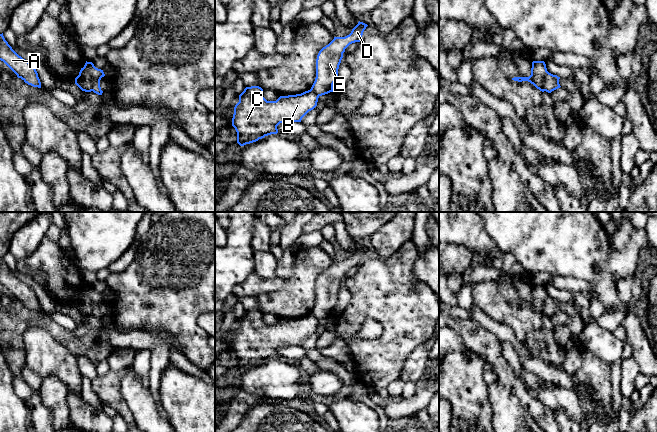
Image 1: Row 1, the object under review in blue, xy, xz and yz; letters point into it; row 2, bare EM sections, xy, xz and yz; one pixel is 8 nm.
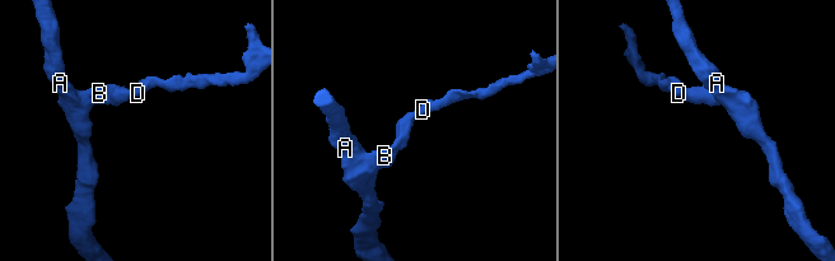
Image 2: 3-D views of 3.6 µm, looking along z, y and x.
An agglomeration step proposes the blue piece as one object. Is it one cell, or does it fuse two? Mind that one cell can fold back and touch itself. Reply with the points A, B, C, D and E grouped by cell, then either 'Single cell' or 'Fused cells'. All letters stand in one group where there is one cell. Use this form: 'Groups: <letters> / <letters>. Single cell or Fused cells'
Groups: A B C / D E. Fused cells

